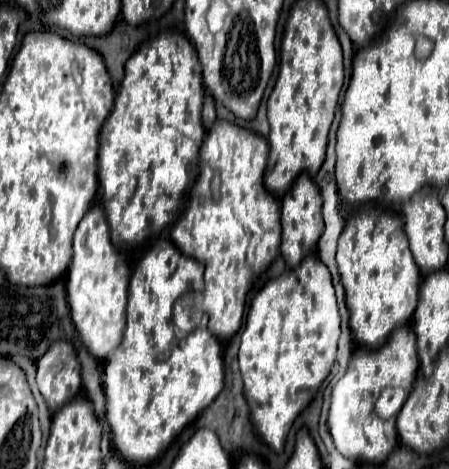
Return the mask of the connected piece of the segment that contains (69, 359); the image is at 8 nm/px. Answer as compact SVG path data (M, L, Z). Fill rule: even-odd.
M59 338L37 360L37 386L53 412L81 392L81 362L75 354L73 342Z

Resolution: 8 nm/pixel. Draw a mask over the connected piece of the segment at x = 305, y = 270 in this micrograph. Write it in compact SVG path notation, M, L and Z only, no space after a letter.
M315 252L307 254L299 266L287 268L281 276L265 282L265 286L251 298L245 332L241 334L239 348L239 368L245 384L247 404L251 410L251 420L255 430L273 450L283 450L285 438L291 430L297 414L309 404L317 388L329 374L339 340L339 308L335 302L335 290L331 284L331 274L327 266L319 260Z

